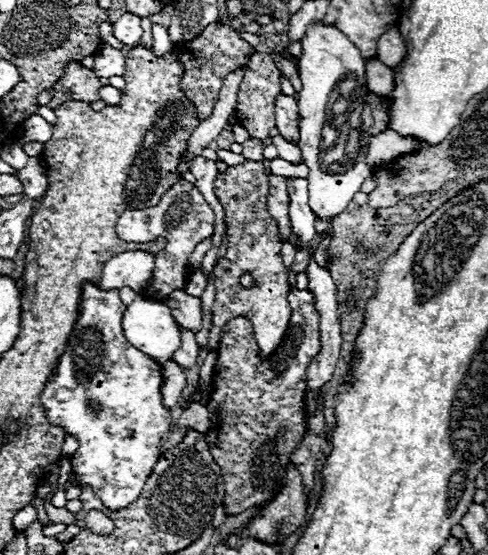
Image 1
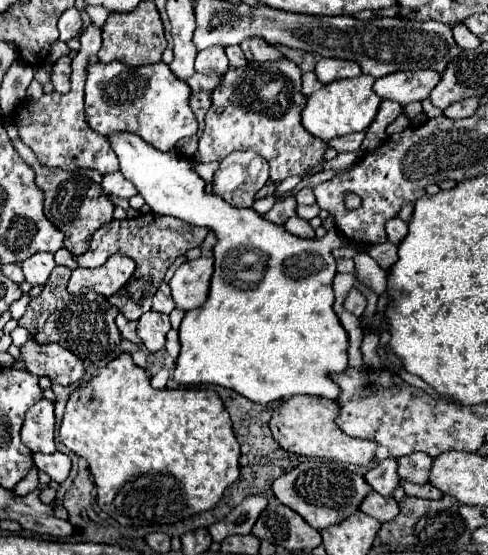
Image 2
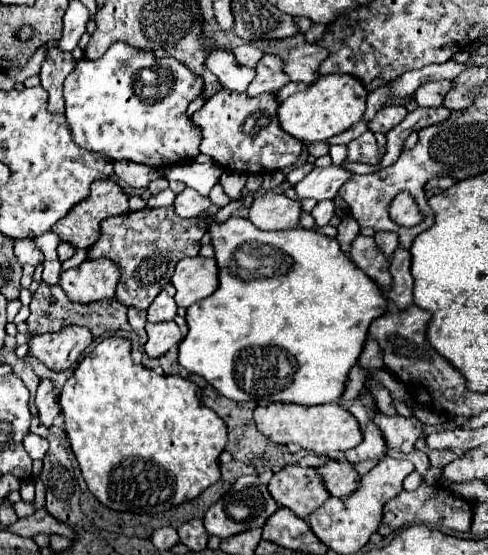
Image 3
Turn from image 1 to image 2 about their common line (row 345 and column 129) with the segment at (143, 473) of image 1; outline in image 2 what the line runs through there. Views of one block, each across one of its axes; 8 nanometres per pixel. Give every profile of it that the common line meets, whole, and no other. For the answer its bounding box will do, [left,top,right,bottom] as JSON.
[84,62,198,152]

